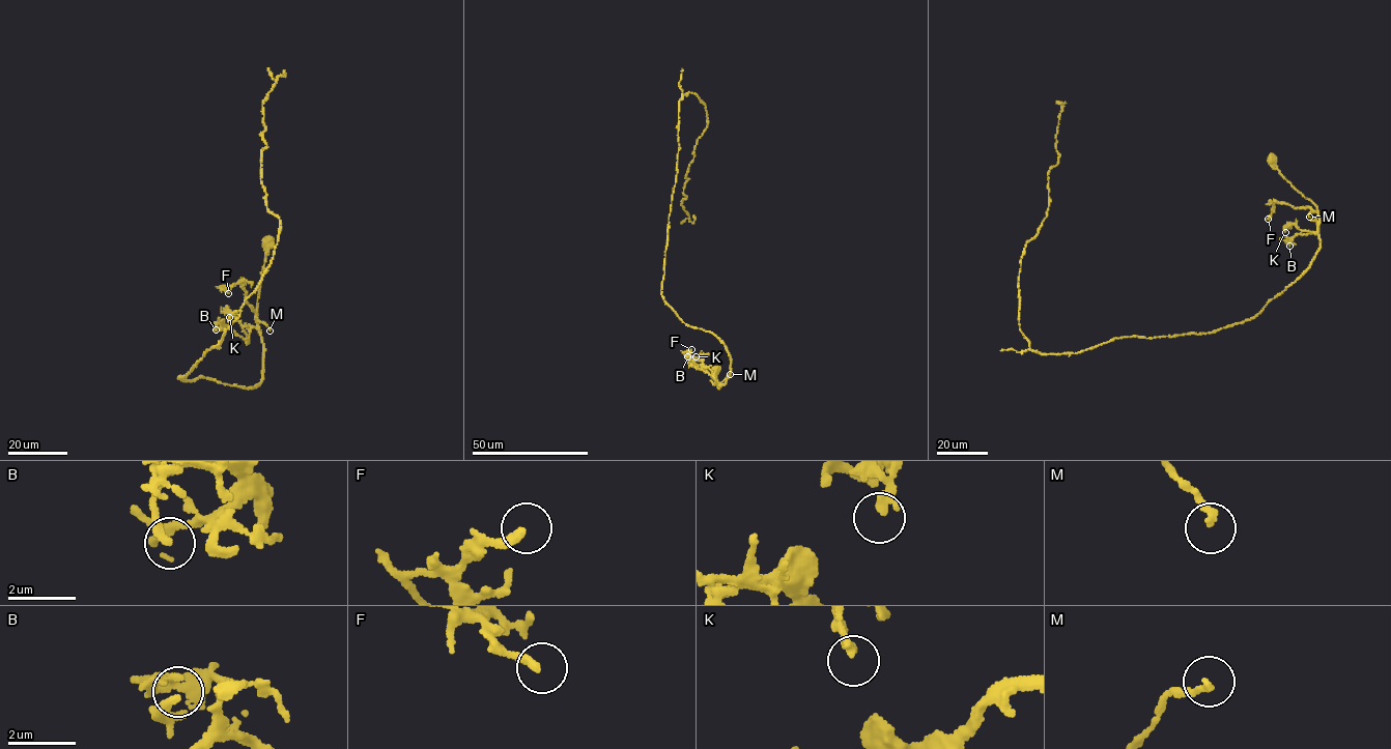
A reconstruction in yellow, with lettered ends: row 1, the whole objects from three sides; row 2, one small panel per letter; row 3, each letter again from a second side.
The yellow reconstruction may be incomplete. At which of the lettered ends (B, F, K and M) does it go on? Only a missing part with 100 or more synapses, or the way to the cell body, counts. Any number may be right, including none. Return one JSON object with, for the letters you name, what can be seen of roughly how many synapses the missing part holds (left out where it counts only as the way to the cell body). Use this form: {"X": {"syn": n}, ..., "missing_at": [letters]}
{"missing_at": []}

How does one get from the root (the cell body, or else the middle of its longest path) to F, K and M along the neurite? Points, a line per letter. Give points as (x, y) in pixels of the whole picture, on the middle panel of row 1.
F: (716, 371), (719, 389), (703, 362), (687, 355), (691, 349)
K: (716, 371), (719, 389), (712, 370), (697, 367), (696, 356)
M: (716, 371), (719, 389), (719, 383), (730, 374)

